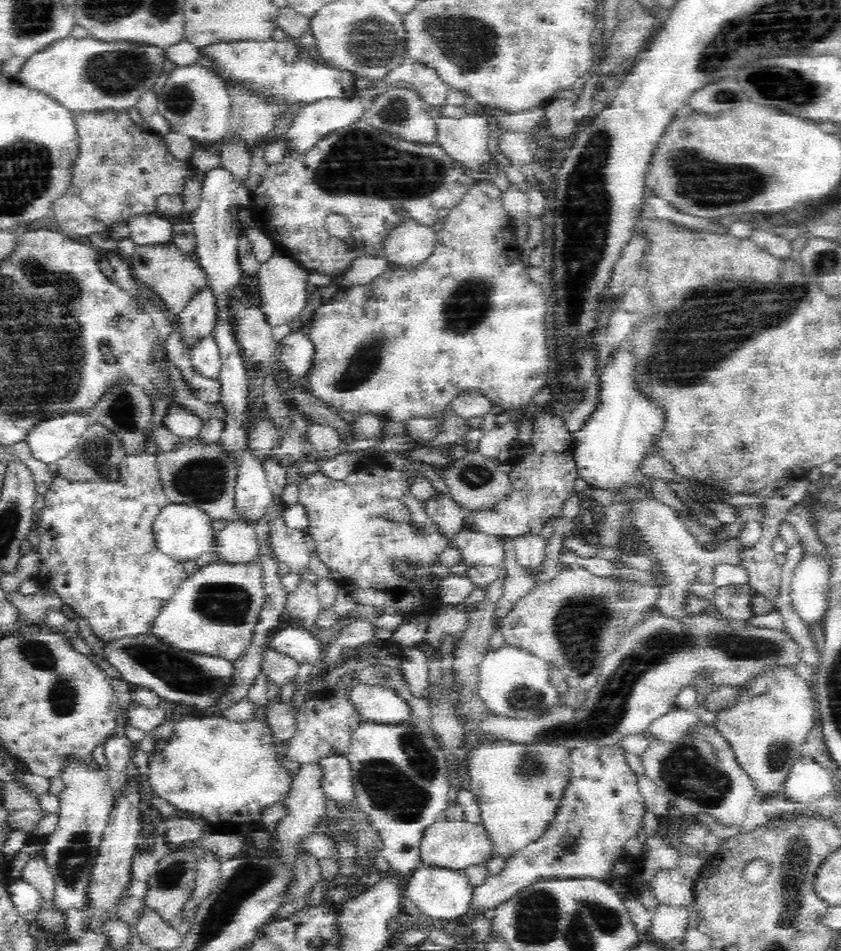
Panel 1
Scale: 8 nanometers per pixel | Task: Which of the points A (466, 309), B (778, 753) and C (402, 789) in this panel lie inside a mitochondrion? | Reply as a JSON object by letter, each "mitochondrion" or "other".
{"A":"mitochondrion","B":"mitochondrion","C":"mitochondrion"}

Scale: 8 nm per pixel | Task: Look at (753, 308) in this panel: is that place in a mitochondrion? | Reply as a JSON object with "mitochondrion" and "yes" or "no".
{"mitochondrion":"yes"}

